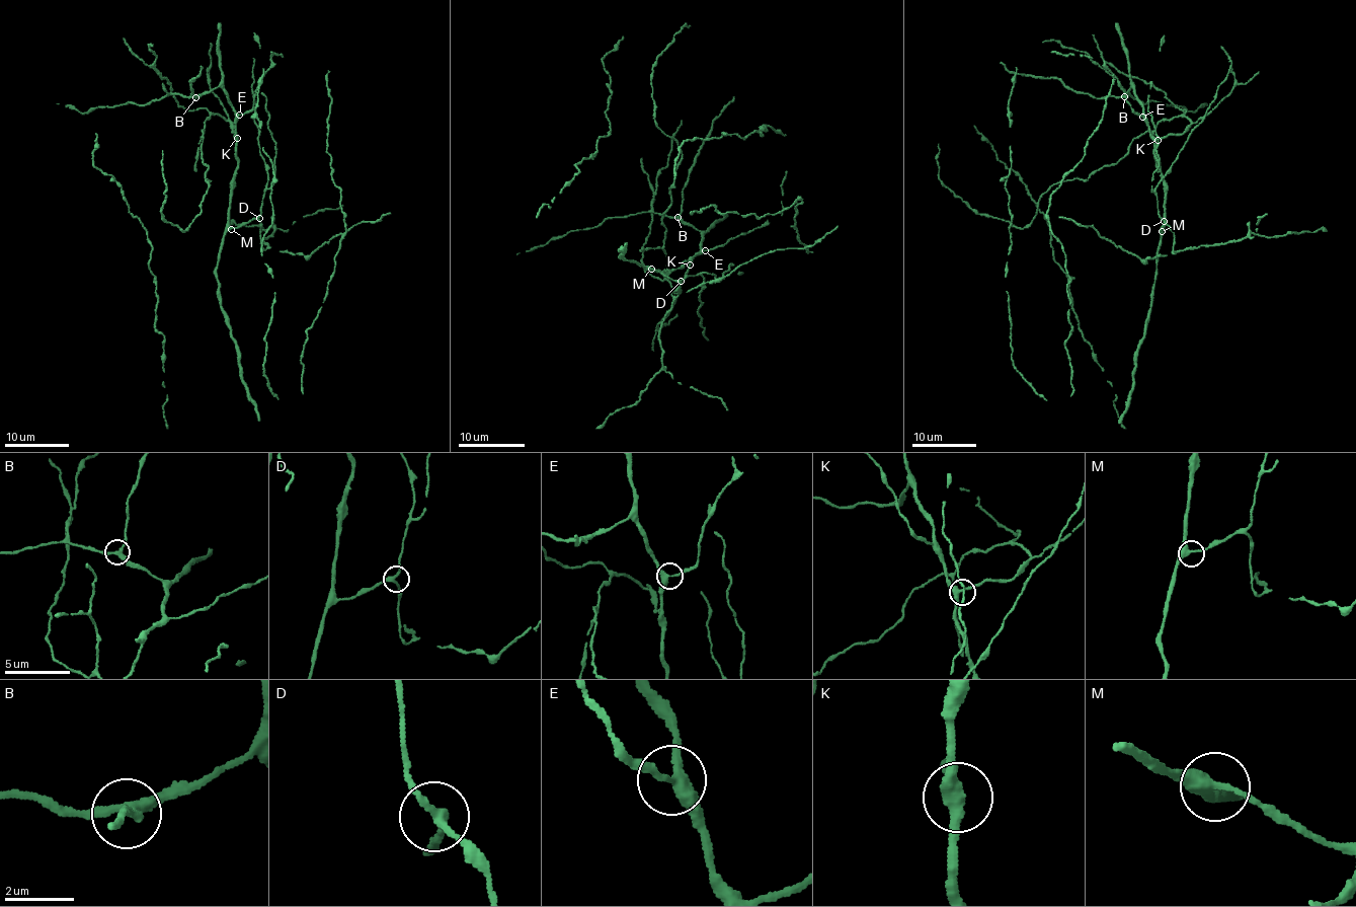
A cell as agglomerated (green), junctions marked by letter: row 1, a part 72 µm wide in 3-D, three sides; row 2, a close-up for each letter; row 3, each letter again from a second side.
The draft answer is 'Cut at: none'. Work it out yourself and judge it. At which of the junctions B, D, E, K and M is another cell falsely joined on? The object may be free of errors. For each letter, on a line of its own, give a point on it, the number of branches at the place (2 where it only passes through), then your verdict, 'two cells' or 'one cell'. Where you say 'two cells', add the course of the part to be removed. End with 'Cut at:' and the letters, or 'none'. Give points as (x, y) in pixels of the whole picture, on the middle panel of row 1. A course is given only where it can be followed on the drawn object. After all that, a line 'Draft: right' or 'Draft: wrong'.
B: at (678, 217); 3 branches meet; one cell
D: at (681, 281); 3 branches meet; one cell
E: at (705, 250); 3 branches meet; one cell
K: at (690, 265); 3 branches meet; one cell
M: at (651, 269); 3 branches meet; one cell
Cut at: none
Draft: right

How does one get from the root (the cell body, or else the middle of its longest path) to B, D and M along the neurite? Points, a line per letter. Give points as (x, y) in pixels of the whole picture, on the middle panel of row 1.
B: (700, 252), (704, 238), (701, 233), (678, 217)
D: (700, 252), (672, 271), (650, 271), (655, 269), (674, 281), (681, 281)
M: (700, 252), (672, 271), (649, 271), (651, 269)

